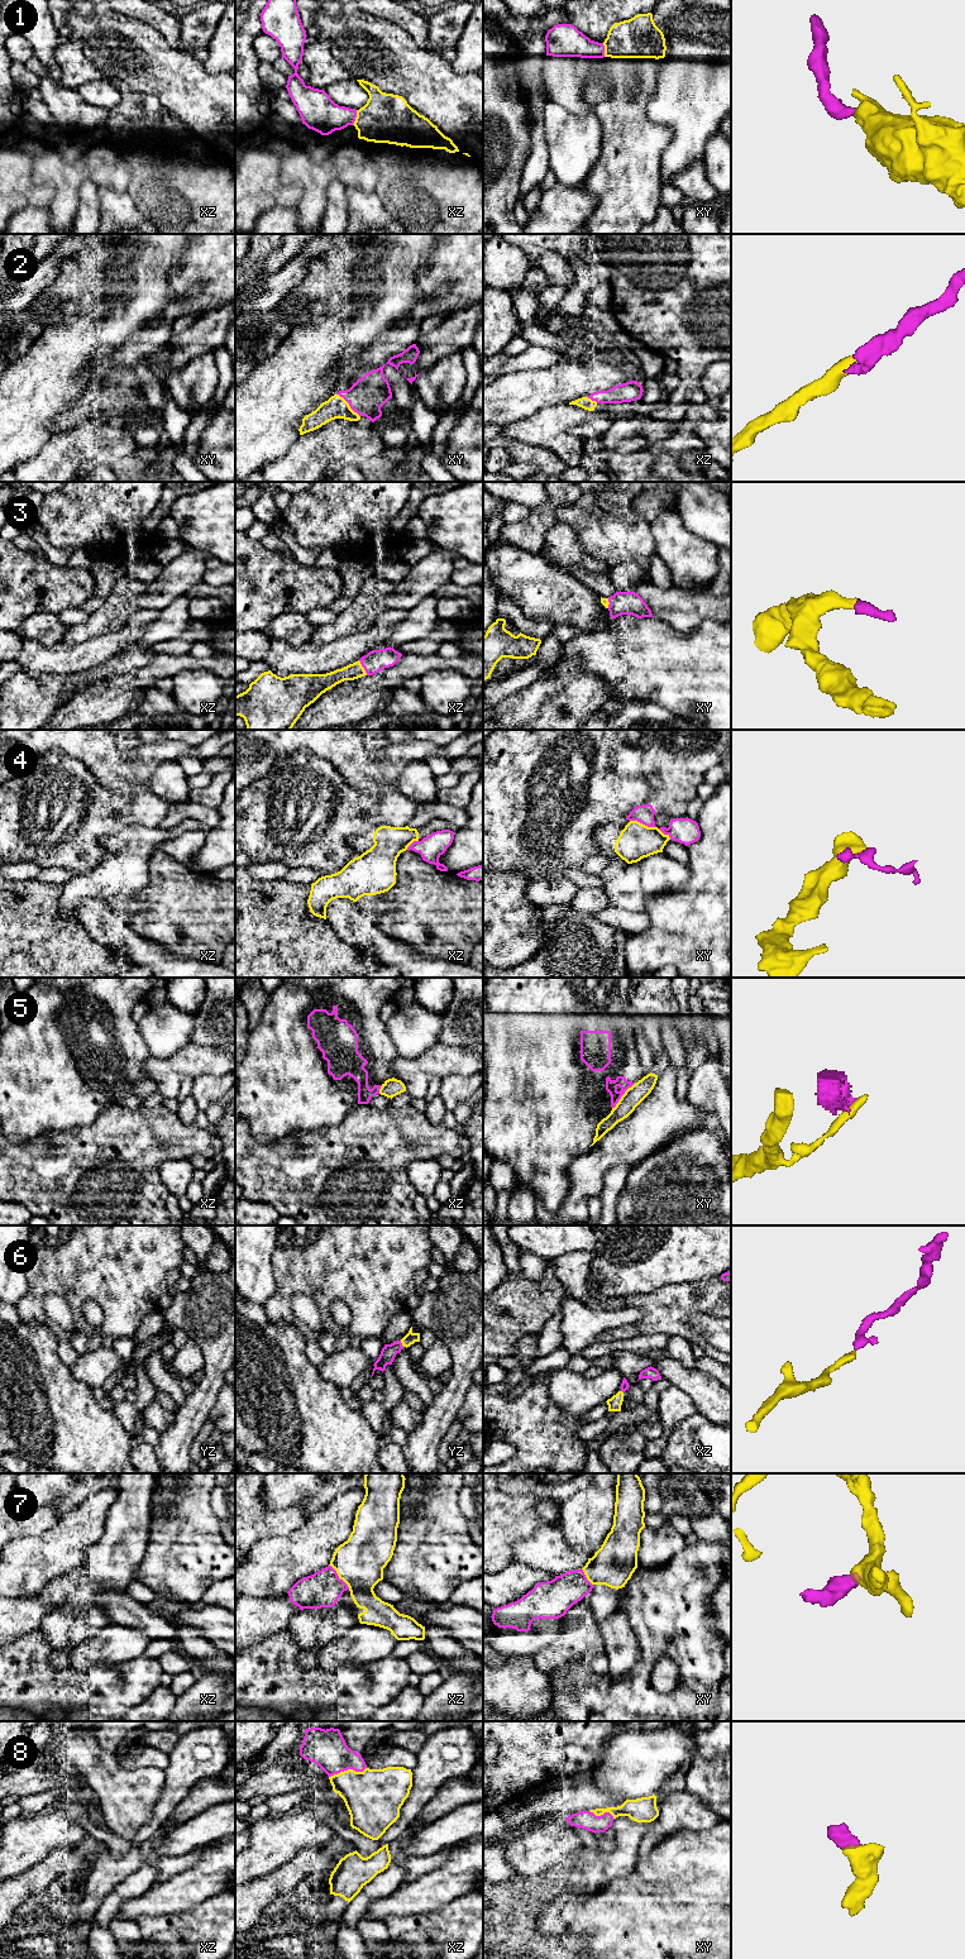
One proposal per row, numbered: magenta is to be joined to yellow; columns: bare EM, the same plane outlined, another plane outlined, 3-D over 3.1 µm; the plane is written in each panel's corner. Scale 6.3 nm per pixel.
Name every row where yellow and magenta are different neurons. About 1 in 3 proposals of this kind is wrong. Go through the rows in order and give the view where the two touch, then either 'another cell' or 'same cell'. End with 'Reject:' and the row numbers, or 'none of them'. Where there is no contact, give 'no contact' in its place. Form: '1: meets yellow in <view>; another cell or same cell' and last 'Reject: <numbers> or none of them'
1: meets yellow in xz; another cell
2: meets yellow in xy; same cell
3: meets yellow in xz; same cell
4: meets yellow in xy; same cell
5: meets yellow in xy; another cell
6: meets yellow in yz; same cell
7: meets yellow in xz; another cell
8: meets yellow in xz; same cell
Reject: 1, 5, 7

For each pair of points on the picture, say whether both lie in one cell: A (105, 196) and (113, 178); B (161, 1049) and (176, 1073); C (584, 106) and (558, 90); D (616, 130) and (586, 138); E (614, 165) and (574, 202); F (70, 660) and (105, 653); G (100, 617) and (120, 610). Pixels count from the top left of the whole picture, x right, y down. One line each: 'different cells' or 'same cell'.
A: different cells
B: different cells
C: same cell
D: different cells
E: different cells
F: same cell
G: same cell

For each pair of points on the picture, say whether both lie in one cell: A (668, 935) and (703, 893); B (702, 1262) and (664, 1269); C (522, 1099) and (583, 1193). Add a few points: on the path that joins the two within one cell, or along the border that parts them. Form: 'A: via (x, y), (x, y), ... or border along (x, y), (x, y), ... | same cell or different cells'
A: via (678, 925), (700, 903) | same cell
B: via (693, 1262), (673, 1262) | same cell
C: border along (587, 1146), (568, 1167), (565, 1197) | different cells

